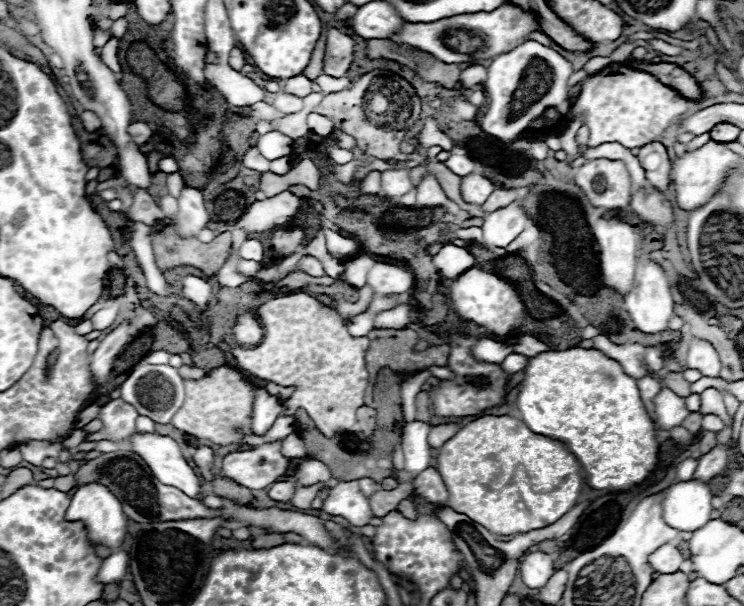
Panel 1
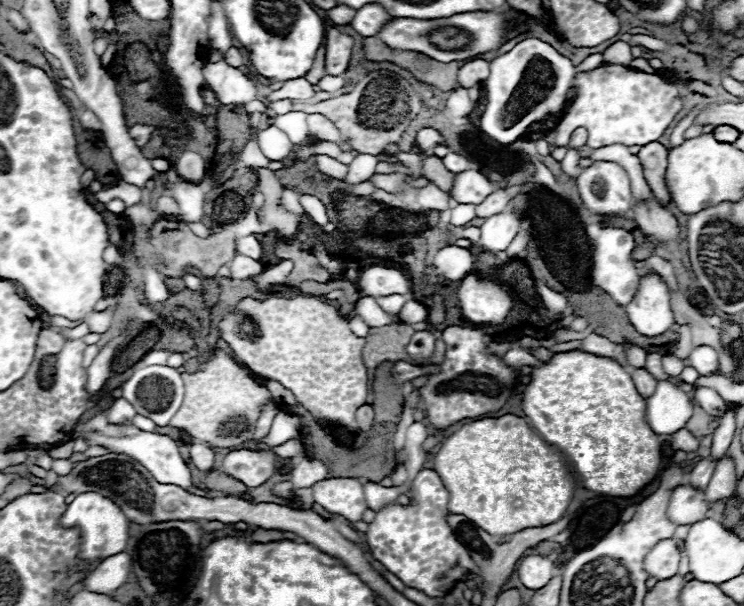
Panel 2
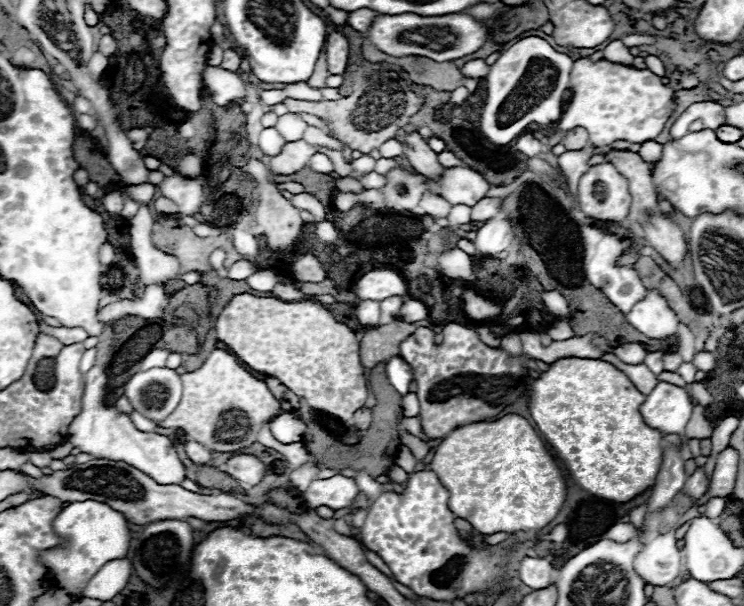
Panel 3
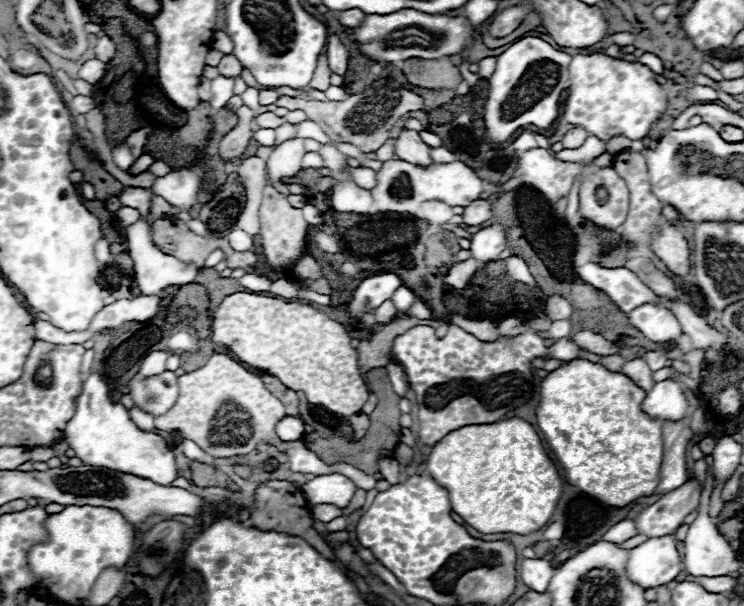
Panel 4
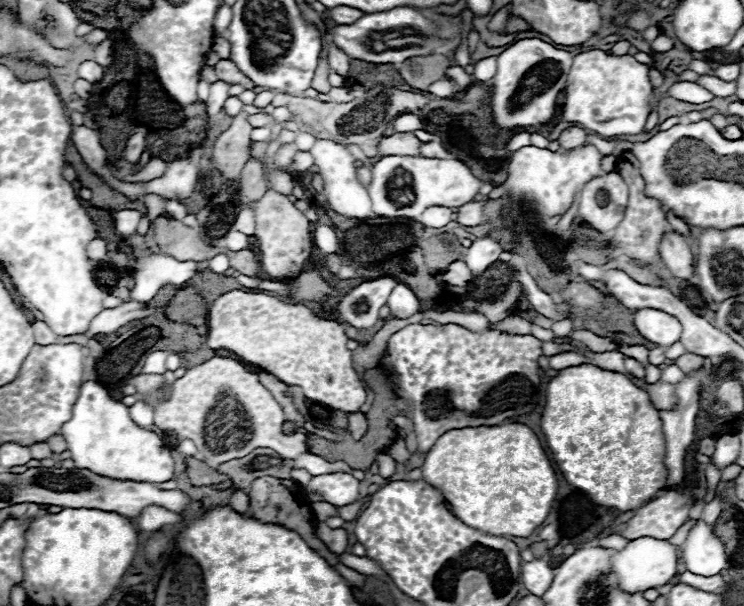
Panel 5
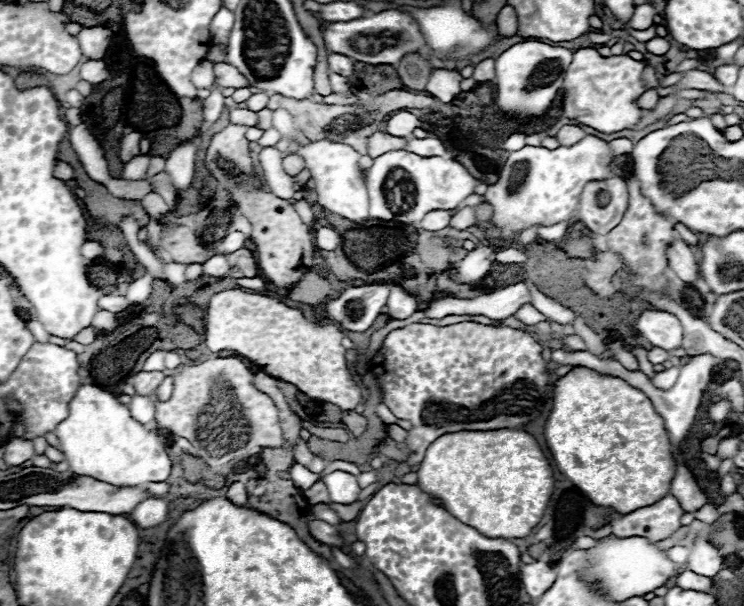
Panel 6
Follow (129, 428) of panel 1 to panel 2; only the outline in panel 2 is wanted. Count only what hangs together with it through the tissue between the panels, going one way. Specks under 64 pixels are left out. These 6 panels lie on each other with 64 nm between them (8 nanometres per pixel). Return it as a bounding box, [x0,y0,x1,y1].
[108,398,136,424]

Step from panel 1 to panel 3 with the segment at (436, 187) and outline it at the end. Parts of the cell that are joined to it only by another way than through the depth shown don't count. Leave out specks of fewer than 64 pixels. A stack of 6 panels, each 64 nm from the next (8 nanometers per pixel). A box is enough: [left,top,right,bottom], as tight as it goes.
[418,194,452,220]

